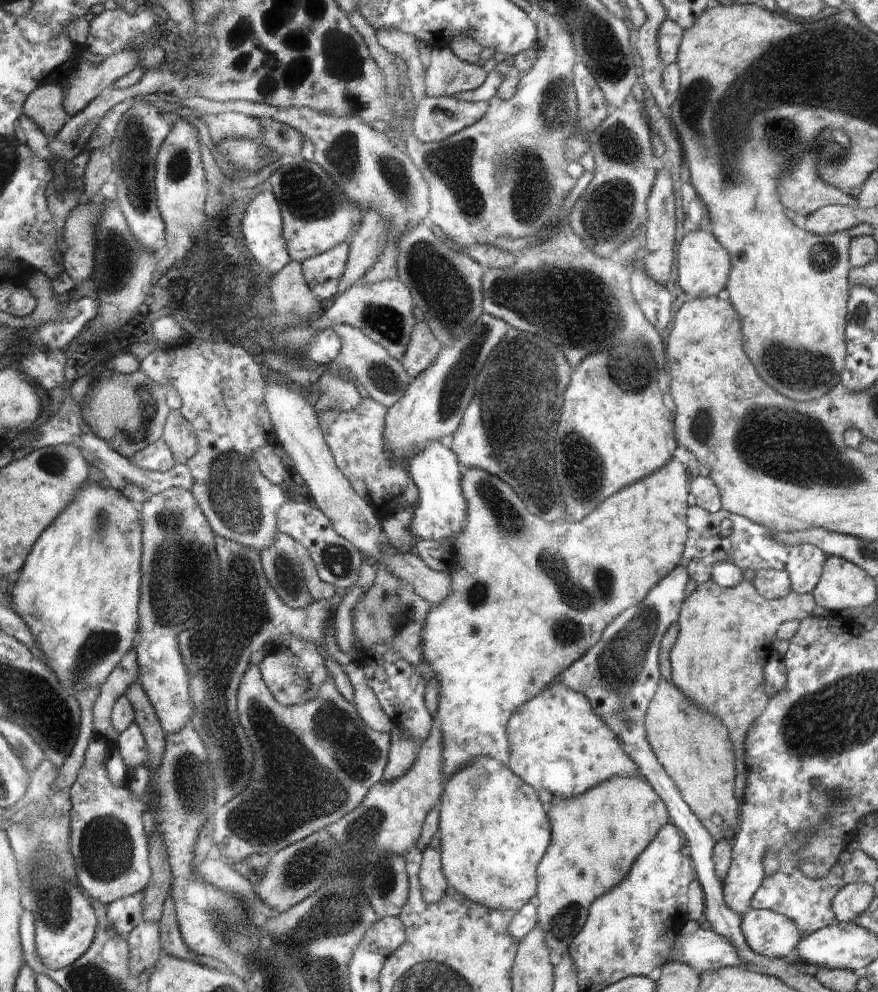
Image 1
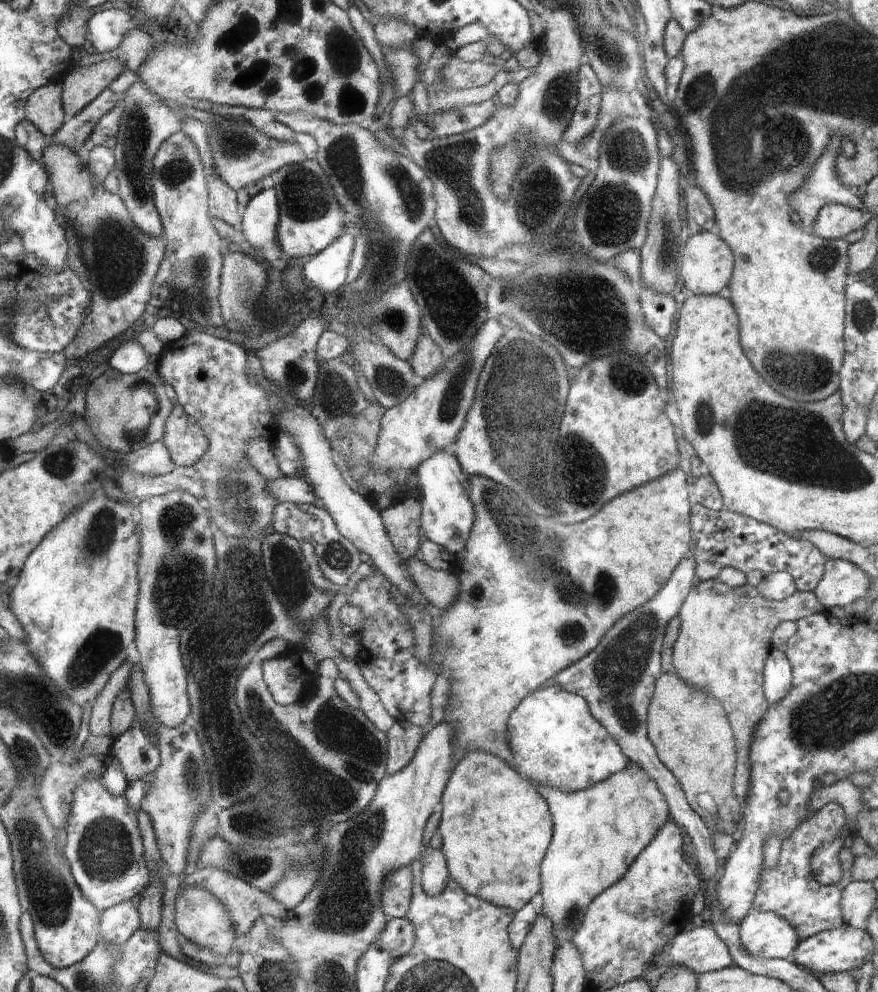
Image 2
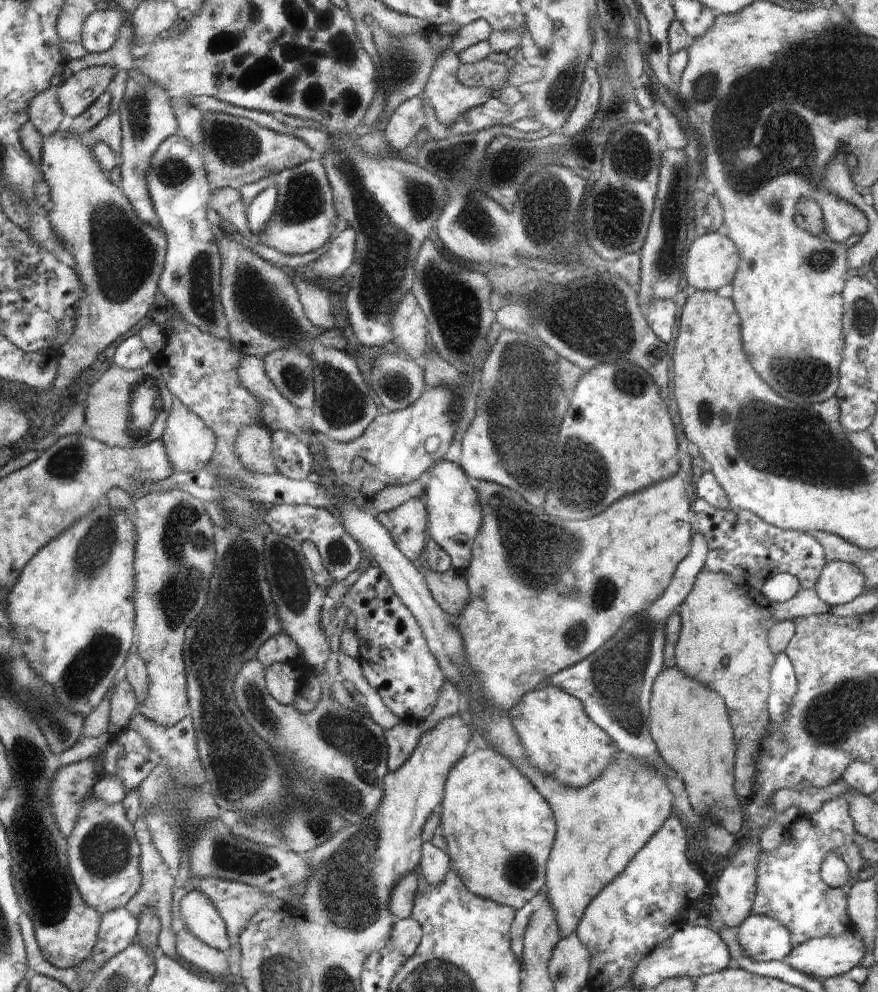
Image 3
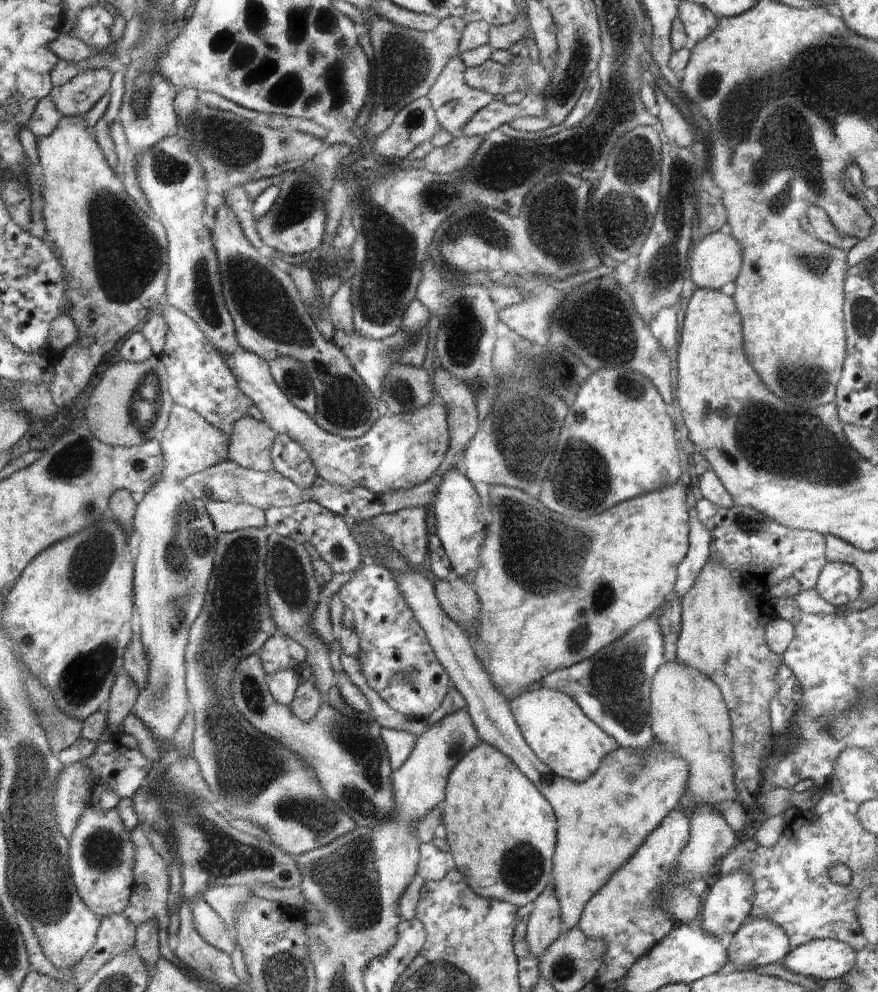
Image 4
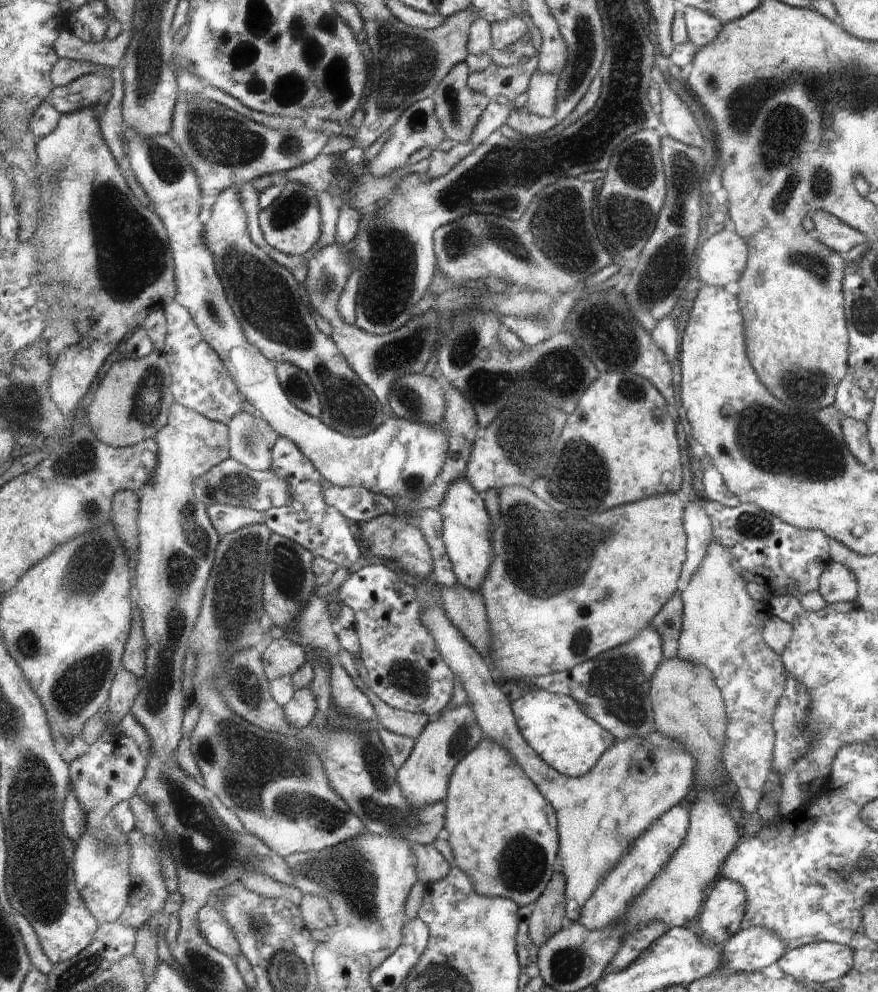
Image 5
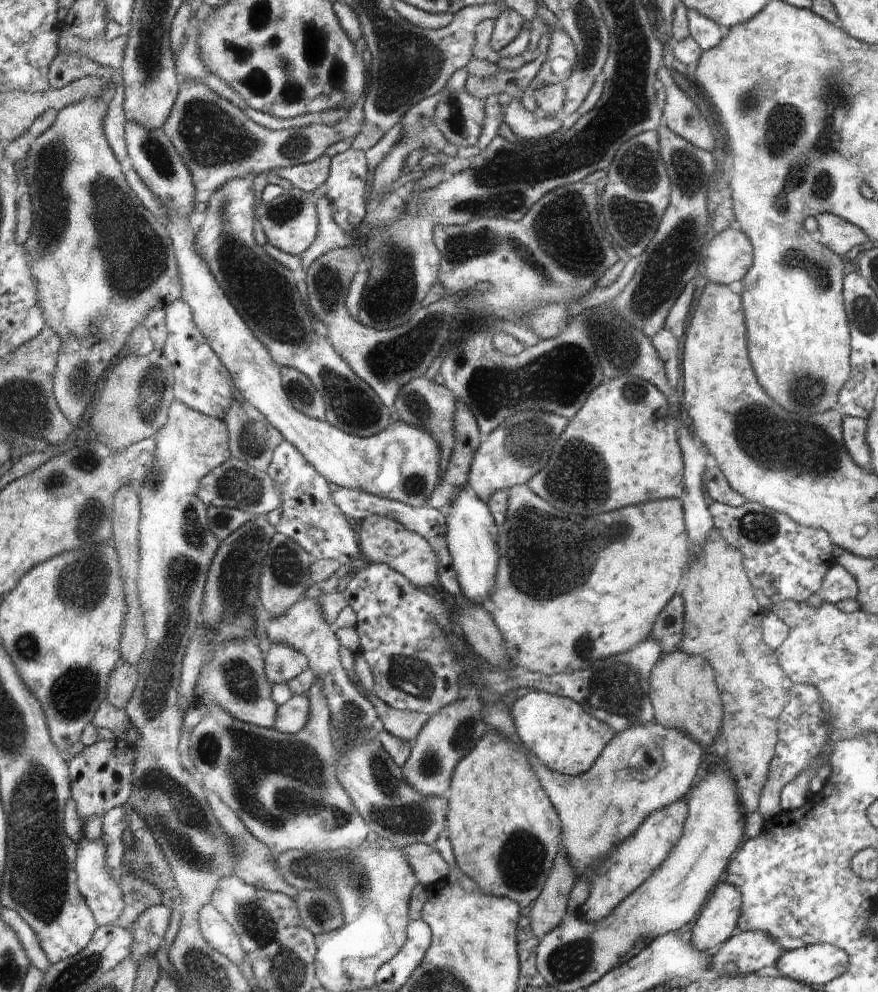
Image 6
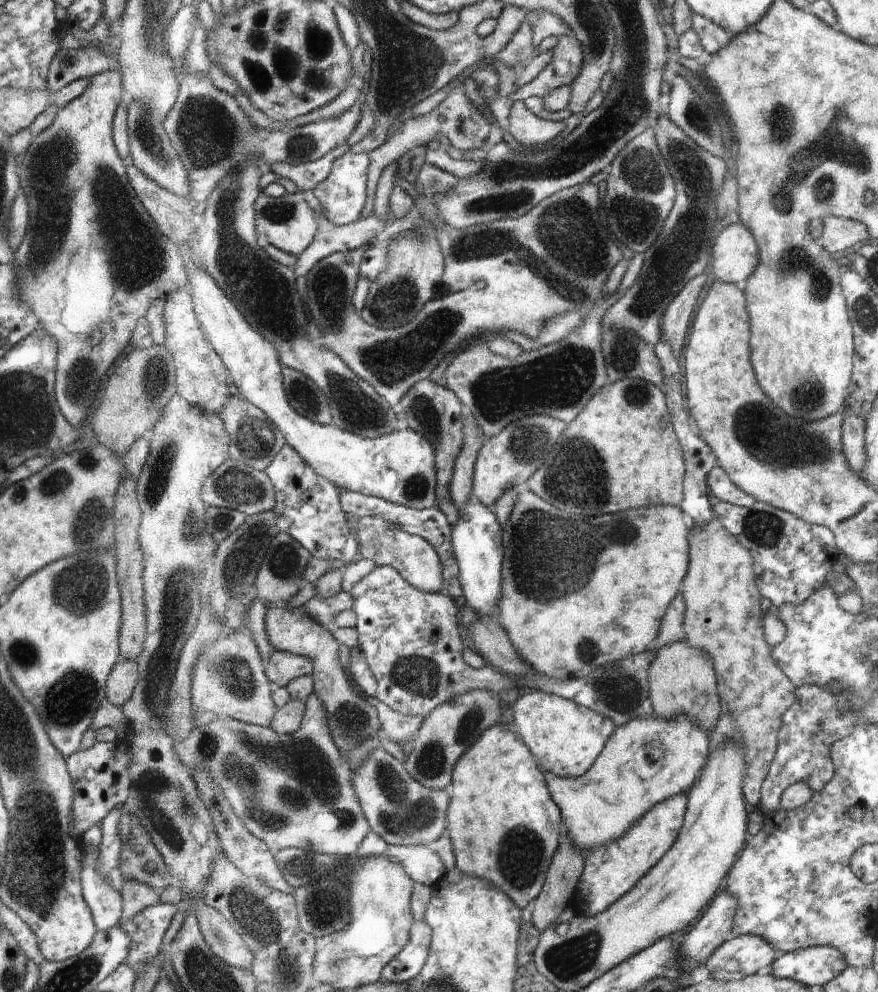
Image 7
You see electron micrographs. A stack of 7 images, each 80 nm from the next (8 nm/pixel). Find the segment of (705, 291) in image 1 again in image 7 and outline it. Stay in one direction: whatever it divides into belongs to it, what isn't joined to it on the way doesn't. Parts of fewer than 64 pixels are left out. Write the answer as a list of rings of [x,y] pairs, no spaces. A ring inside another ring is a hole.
[[[744,224],[724,225],[714,241],[713,262],[710,271],[716,280],[736,283],[753,274],[759,263],[756,239]]]

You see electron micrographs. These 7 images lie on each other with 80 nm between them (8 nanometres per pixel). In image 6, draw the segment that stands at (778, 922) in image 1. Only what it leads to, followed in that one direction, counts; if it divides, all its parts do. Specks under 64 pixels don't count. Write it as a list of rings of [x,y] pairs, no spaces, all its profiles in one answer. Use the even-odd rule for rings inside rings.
[[[742,931],[733,936],[719,950],[711,954],[709,968],[719,975],[750,975],[762,970],[765,966],[774,966],[781,955],[781,947],[762,931]]]

